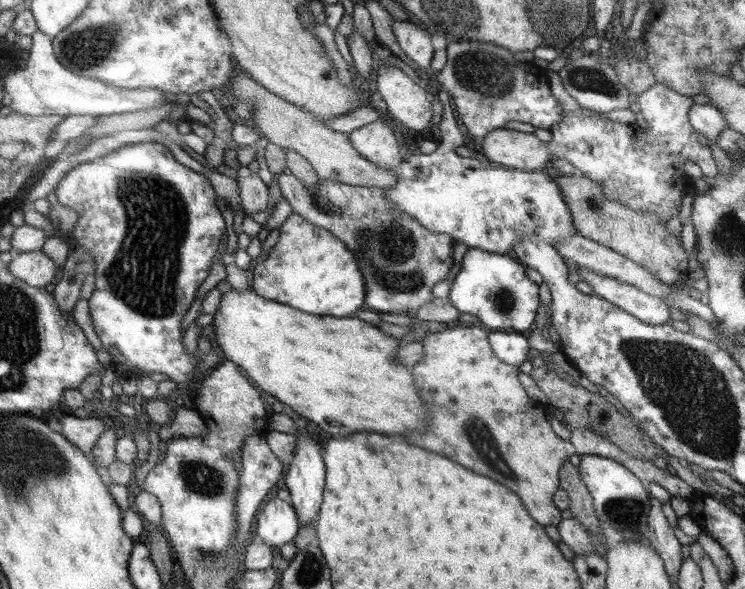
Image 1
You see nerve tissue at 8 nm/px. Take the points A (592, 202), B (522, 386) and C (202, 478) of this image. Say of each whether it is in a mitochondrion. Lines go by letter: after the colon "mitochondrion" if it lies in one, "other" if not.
A: mitochondrion
B: other
C: mitochondrion

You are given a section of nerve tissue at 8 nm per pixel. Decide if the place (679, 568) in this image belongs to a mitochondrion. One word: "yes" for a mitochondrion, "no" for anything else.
no

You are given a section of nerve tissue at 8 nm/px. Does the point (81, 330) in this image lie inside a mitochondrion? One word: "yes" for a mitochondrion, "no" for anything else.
no

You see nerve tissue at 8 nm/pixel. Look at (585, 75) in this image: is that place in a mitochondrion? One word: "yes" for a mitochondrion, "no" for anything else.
yes

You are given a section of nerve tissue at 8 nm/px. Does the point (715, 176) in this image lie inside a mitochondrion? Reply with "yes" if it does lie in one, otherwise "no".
no

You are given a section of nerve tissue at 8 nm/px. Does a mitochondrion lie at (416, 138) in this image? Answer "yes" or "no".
no

